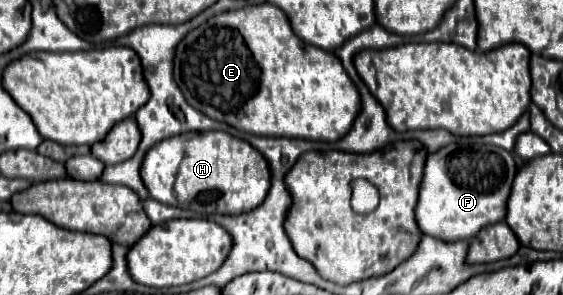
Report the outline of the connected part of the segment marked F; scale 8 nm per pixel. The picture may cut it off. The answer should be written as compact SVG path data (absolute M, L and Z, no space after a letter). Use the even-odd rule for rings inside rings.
M448 144L428 154L418 196L418 224L424 234L440 240L472 240L484 226L506 218L506 202L518 168L510 152L496 146Z

